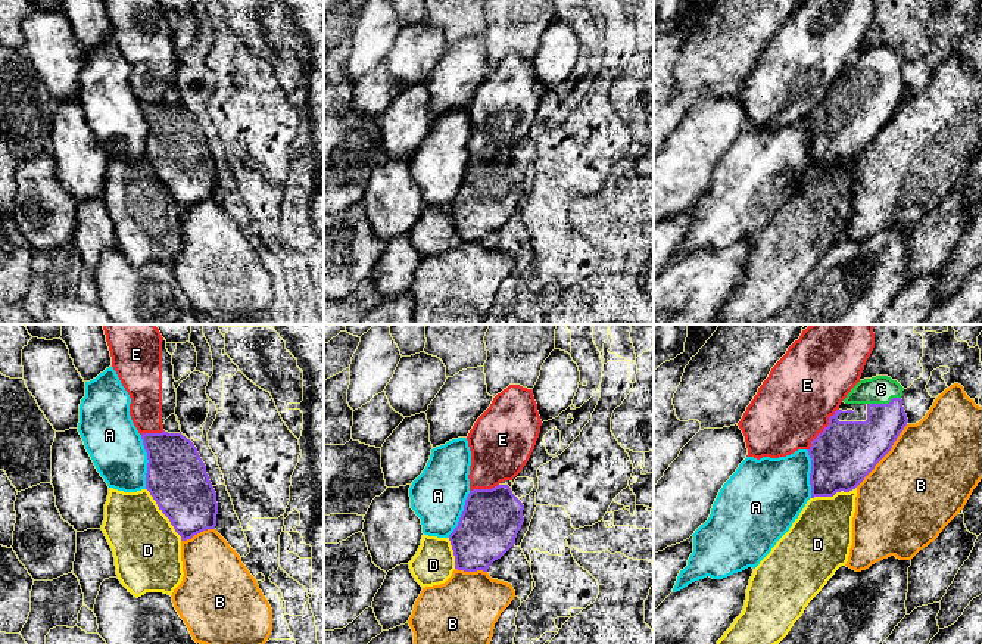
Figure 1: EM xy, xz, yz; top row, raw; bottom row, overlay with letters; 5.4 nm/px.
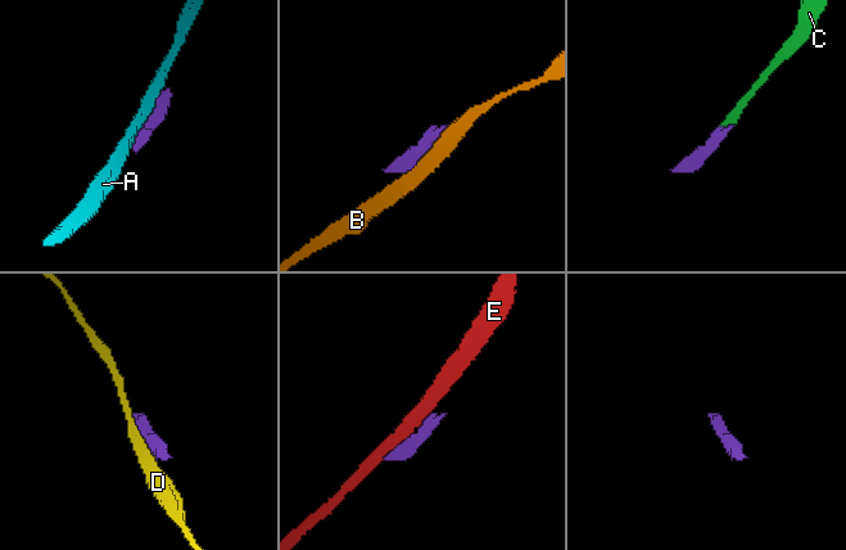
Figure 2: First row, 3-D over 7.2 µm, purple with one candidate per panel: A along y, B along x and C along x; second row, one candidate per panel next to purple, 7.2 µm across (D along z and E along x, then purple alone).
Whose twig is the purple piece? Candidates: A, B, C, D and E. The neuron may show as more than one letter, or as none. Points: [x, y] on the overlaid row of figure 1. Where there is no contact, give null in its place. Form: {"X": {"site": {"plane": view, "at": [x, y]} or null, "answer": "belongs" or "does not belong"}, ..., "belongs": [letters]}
{"A": {"site": {"plane": "xy", "at": [149, 462]}, "answer": "does not belong"}, "B": {"site": {"plane": "yz", "at": [885, 454]}, "answer": "does not belong"}, "C": {"site": {"plane": "yz", "at": [884, 404]}, "answer": "belongs"}, "D": {"site": {"plane": "xy", "at": [164, 513]}, "answer": "does not belong"}, "E": {"site": {"plane": "yz", "at": [823, 429]}, "answer": "does not belong"}, "belongs": ["C"]}

